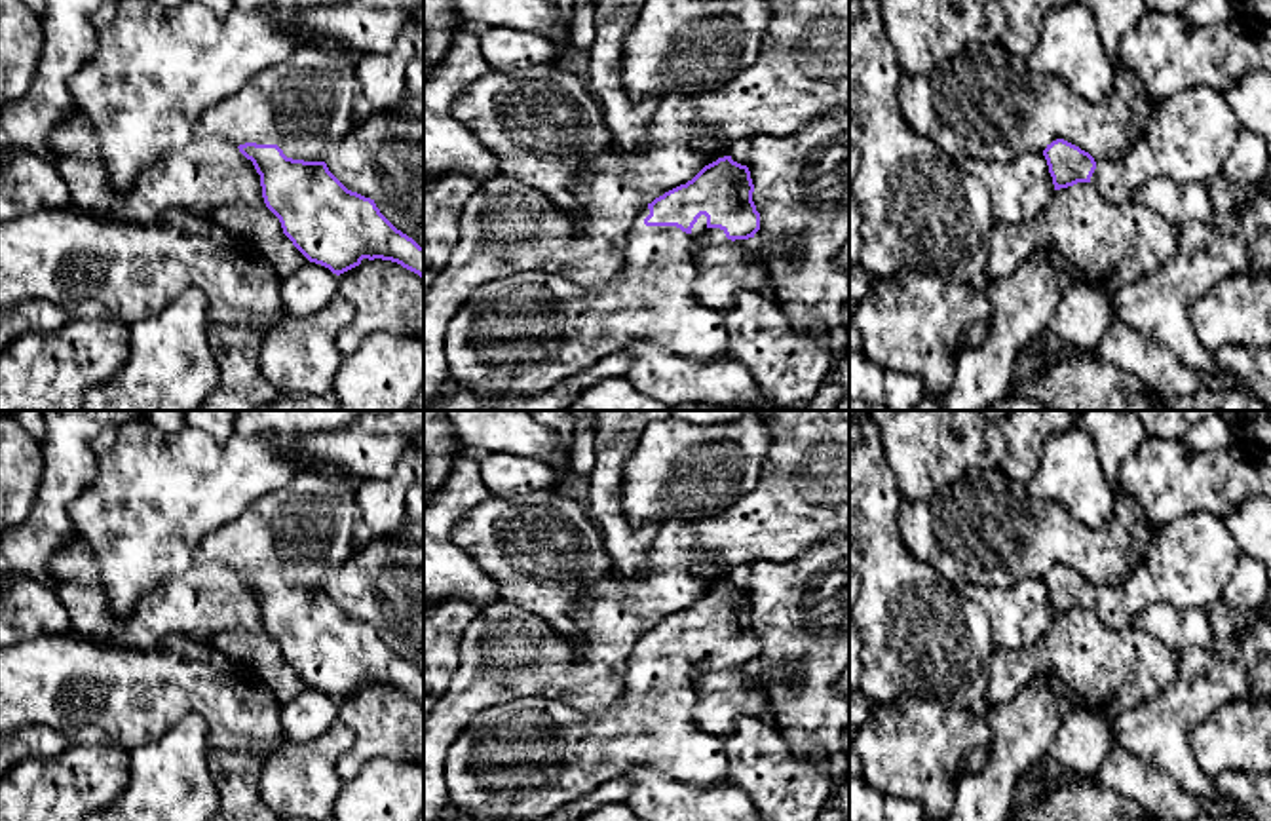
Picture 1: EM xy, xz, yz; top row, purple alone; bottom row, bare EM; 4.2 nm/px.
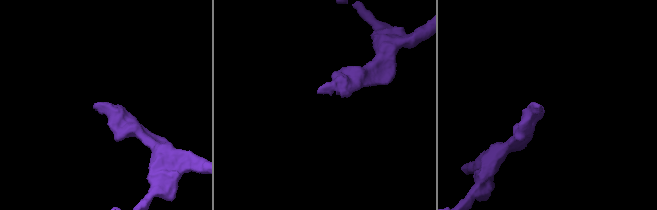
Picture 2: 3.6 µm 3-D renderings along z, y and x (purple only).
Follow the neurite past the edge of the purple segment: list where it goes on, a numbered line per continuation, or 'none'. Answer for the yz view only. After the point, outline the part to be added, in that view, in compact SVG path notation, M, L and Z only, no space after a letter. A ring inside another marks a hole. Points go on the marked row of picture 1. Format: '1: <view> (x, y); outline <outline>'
1: yz (1188, 139); outline M1212 87L1186 89L1155 106L1144 131L1121 156L1094 160L1094 188L1111 203L1129 203L1134 192L1155 177L1170 179L1180 186L1208 186L1222 175L1239 133L1239 120L1220 91Z

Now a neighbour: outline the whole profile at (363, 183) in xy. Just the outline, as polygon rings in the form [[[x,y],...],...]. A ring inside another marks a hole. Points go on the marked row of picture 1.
[[[405,110],[374,112],[336,141],[336,148],[325,163],[348,190],[370,198],[397,230],[424,247],[424,118],[410,118]]]

